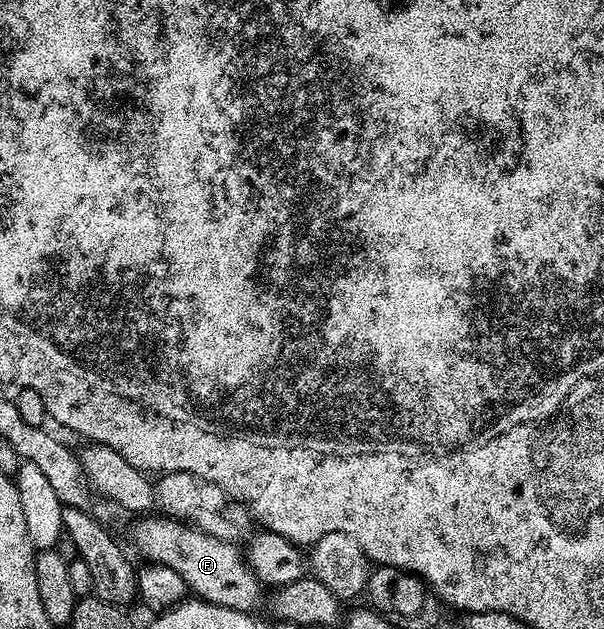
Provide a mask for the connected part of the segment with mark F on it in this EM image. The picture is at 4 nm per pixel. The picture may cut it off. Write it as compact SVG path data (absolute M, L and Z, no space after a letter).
M144 515L139 518L136 533L140 542L136 549L145 562L174 567L182 579L186 579L189 590L199 600L208 601L218 607L230 607L243 613L252 613L260 605L262 584L254 575L247 560L233 542L223 541L183 522L173 521L163 515Z

